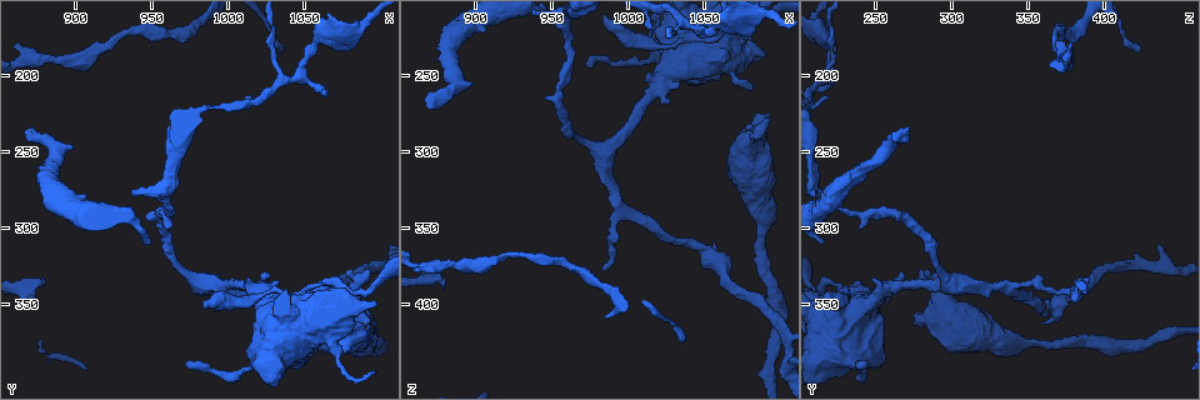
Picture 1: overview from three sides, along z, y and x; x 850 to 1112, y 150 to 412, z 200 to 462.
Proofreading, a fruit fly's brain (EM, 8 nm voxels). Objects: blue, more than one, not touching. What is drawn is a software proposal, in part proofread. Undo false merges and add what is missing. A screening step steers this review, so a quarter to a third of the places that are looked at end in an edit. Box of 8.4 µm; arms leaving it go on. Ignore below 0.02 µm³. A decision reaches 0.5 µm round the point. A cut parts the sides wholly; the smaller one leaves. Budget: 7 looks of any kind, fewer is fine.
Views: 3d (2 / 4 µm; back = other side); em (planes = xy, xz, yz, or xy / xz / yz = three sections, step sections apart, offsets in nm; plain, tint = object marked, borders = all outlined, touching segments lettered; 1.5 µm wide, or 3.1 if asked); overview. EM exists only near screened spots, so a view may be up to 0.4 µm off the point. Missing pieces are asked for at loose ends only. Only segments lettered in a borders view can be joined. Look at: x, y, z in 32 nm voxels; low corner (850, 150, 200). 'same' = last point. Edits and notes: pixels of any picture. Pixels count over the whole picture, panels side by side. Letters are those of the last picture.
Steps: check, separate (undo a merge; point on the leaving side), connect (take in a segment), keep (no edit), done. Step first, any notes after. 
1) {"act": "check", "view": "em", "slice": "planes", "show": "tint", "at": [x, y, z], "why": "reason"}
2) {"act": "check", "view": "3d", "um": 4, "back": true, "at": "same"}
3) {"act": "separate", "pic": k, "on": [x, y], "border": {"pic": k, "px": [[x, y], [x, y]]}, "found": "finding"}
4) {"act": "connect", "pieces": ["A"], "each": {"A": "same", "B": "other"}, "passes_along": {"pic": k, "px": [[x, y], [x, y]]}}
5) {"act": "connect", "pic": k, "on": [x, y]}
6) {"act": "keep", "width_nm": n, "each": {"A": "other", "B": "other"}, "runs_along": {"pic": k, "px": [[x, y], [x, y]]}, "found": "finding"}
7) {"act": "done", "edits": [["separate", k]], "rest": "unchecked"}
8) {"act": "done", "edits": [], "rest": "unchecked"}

{"act": "check", "view": "em", "slice": "planes", "show": "plain", "at": [1014, 212, 218], "why": "branch stops here"}

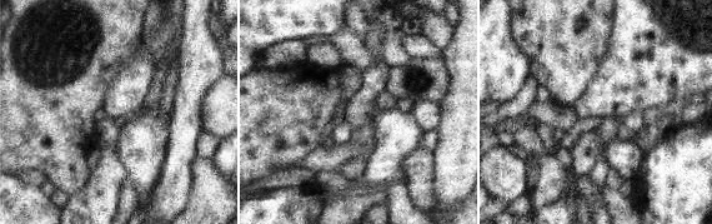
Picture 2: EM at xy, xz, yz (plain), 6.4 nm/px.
{"act": "check", "view": "em", "slice": "planes", "show": "borders", "at": "same"}

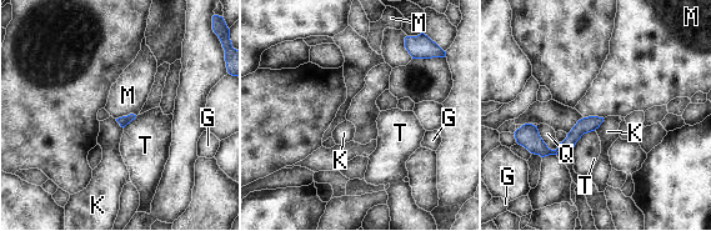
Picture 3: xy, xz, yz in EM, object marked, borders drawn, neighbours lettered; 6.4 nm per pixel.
{"act": "keep", "each": {"G": "other", "K": "other", "M": "other", "Q": "other", "T": "other"}, "border": {"pic": 3, "px": [[136, 115], [128, 114], [116, 119]]}, "found": "no lettered segment goes on from it"}

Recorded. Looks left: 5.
{"act": "check", "view": "3d", "um": 4, "at": [972, 392, 242], "why": "an open end"}

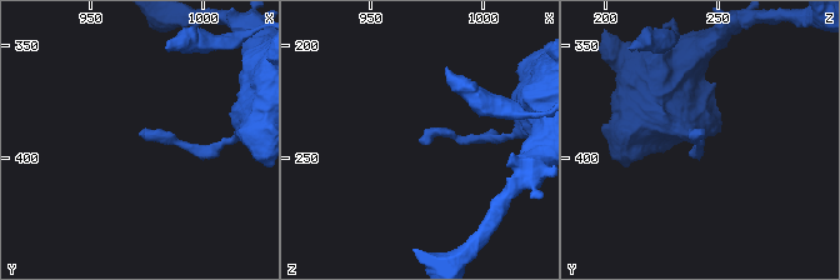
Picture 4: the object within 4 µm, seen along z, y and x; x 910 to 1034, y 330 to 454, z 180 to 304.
{"act": "check", "view": "em", "slice": "planes", "show": "tint", "at": [973, 391, 243]}

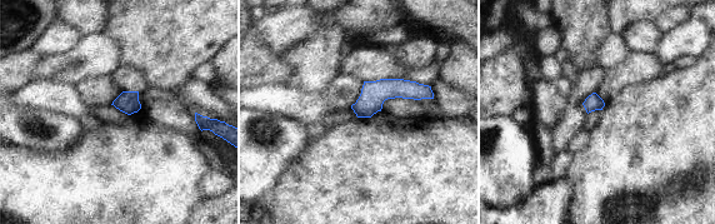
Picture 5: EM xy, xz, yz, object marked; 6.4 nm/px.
{"act": "check", "view": "em", "slice": "planes", "show": "borders", "at": "same"}

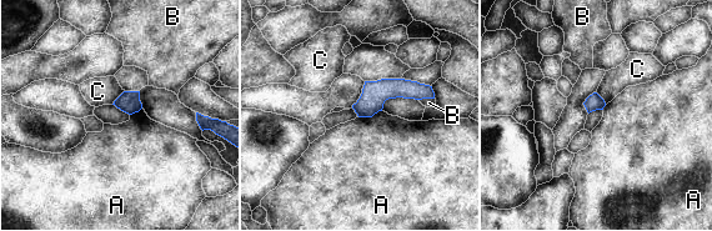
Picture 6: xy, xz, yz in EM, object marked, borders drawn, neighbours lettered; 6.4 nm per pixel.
{"act": "keep", "width_nm": 100, "each": {"A": "other", "B": "other", "C": "other"}, "border": {"pic": 6, "px": [[381, 110], [371, 116], [359, 117]]}, "found": "none of them fits"}

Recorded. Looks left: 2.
{"act": "check", "view": "3d", "um": 2, "at": [1094, 362, 276], "why": "free end"}

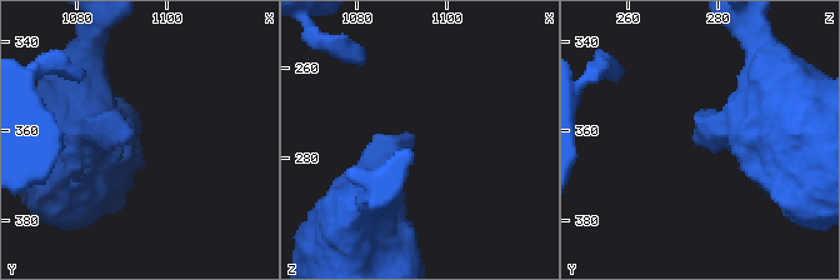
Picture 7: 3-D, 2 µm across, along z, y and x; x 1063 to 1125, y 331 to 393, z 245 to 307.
{"act": "check", "view": "em", "slice": "planes", "show": "borders", "at": [1092, 363, 276]}

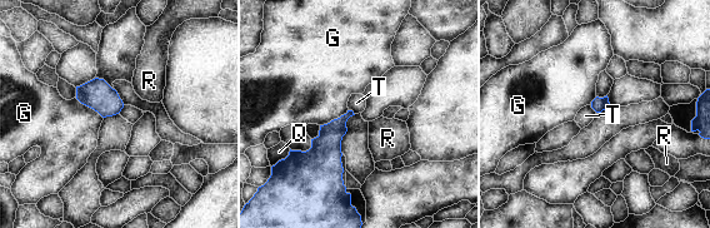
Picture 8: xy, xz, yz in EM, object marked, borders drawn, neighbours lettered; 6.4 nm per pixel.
{"act": "keep", "each": {"G": "other", "Q": "other", "R": "other", "T": "other"}, "border": {"pic": 8, "px": [[590, 104], [596, 112]]}, "found": "none of them fits"}

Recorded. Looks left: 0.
{"act": "done", "edits": [], "rest": "unchecked"}

